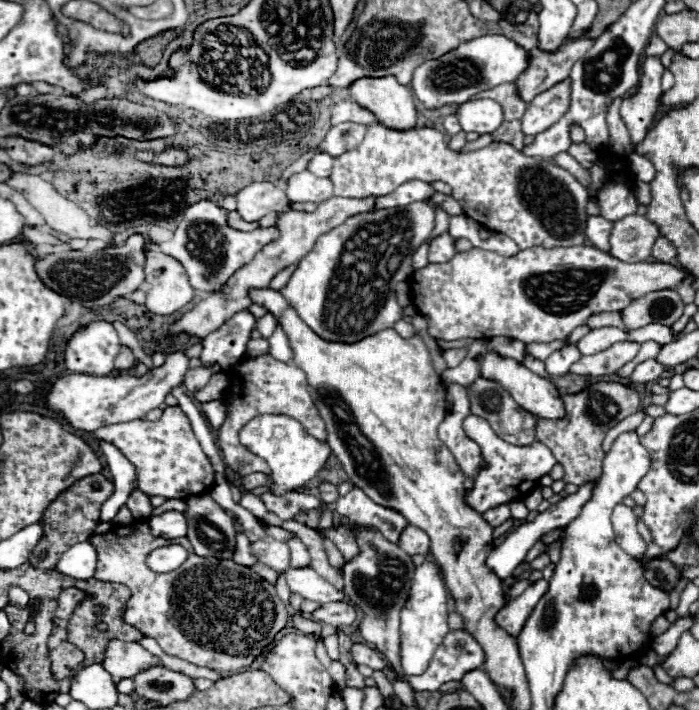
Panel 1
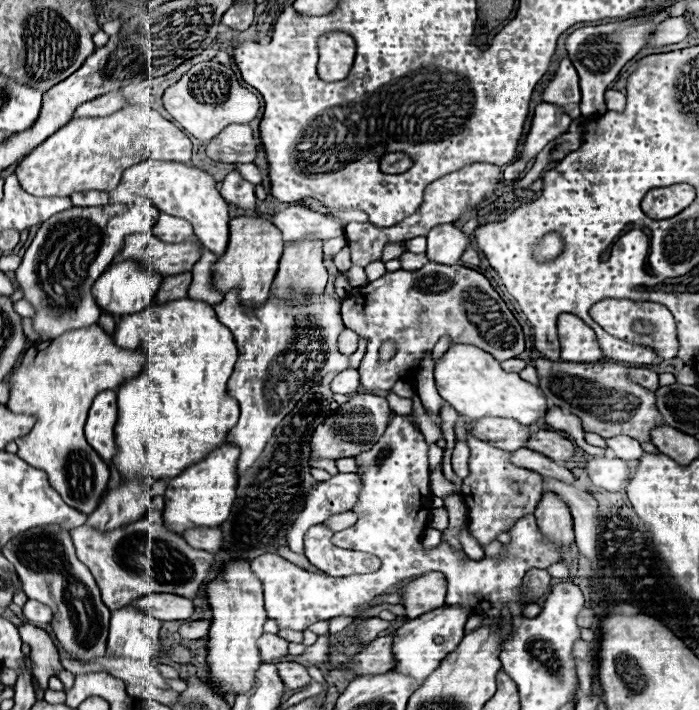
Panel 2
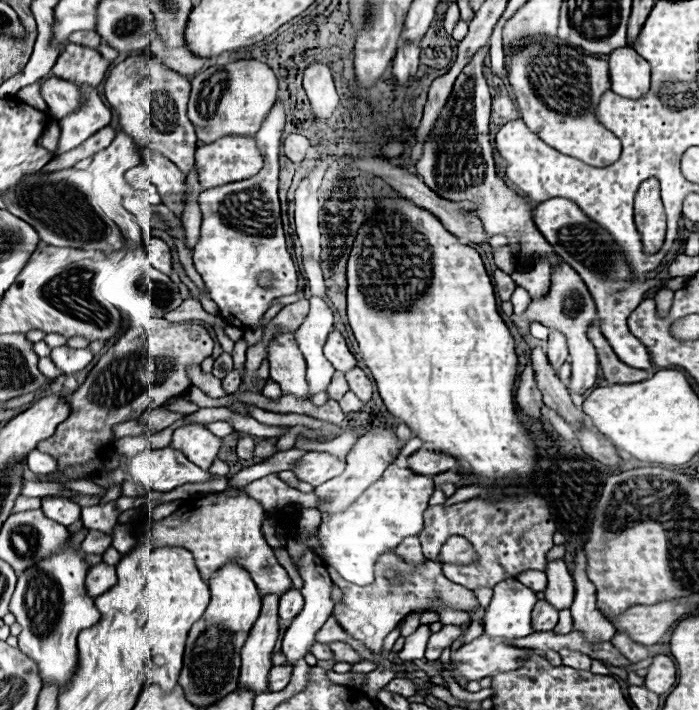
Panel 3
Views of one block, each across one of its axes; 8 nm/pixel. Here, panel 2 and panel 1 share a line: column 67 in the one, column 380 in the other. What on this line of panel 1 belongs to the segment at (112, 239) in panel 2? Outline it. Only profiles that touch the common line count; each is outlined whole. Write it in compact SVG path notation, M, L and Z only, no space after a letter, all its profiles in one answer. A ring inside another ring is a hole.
M410 204L408 208L386 208L384 212L364 212L352 216L344 224L320 236L316 246L300 260L290 282L282 290L288 306L324 340L354 344L380 330L392 328L402 318L402 308L396 302L396 284L412 274L412 254L434 230L434 210L428 204Z

